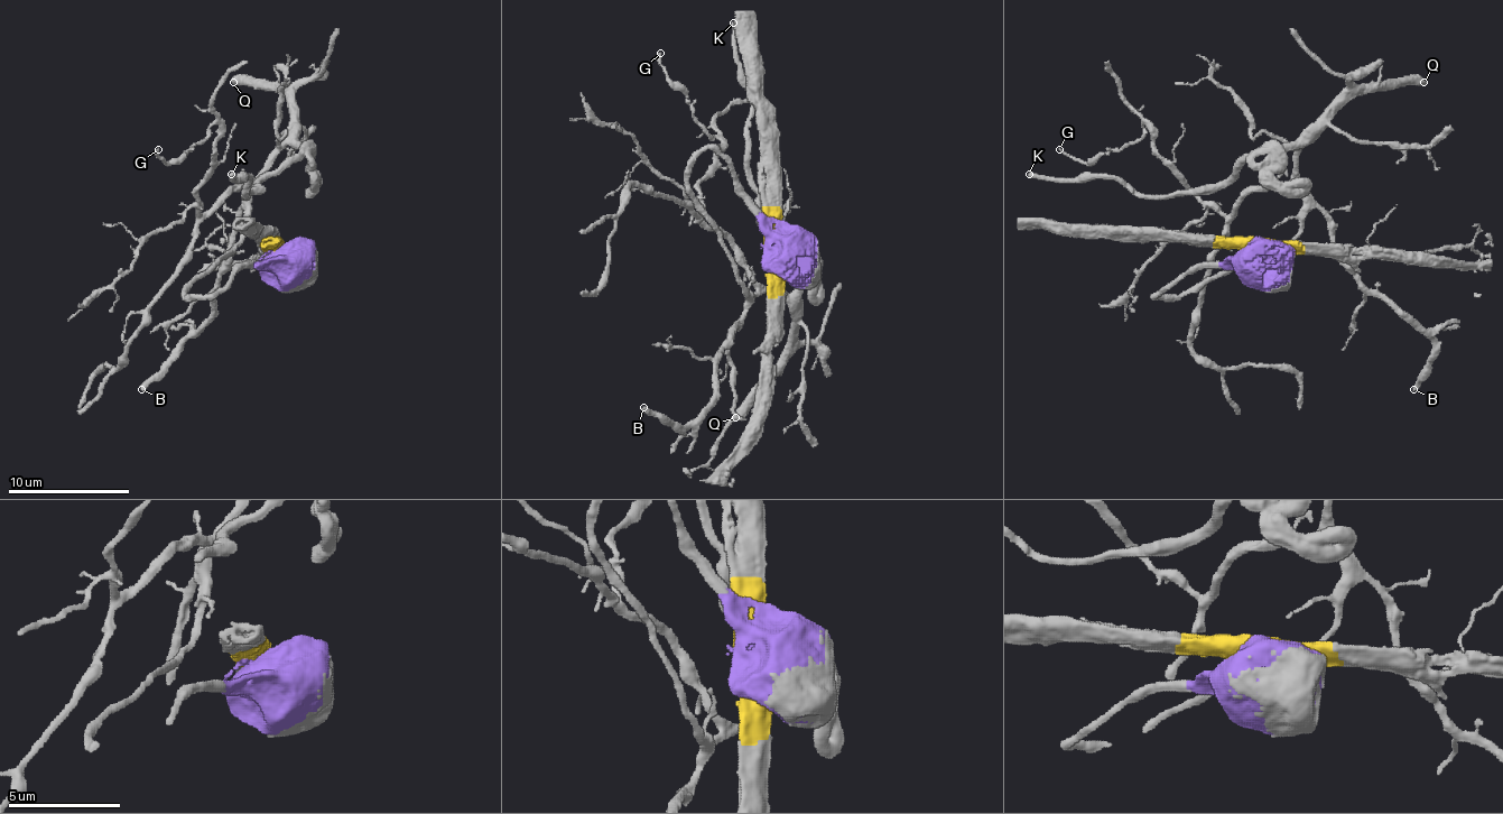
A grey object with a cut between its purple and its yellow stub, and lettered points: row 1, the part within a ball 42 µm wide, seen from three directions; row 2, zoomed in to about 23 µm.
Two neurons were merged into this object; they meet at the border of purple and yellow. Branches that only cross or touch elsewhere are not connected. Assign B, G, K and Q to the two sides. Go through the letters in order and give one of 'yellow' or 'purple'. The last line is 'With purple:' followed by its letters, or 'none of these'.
B: purple
G: purple
K: purple
Q: purple
With purple: B, G, K, Q

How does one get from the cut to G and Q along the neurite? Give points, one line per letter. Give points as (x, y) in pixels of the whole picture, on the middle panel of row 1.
G: (776, 250), (767, 216), (708, 147), (687, 190), (751, 296), (739, 250), (702, 220), (714, 140), (659, 52)
Q: (776, 250), (767, 216), (708, 147), (687, 190), (748, 293), (776, 290), (794, 321), (781, 369), (735, 418)

